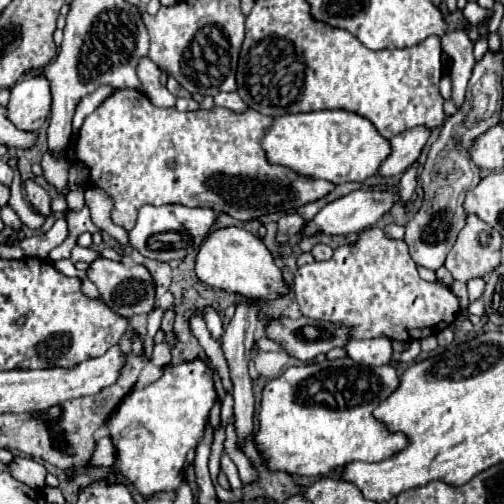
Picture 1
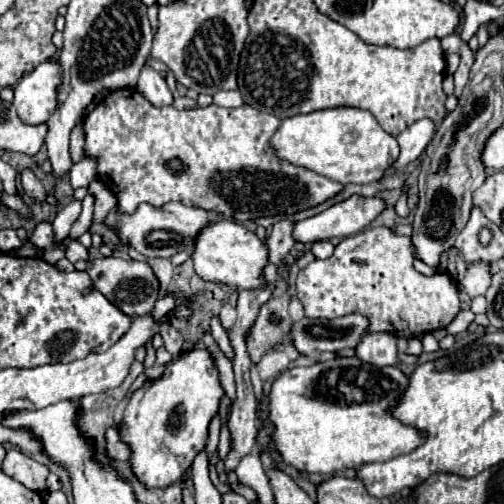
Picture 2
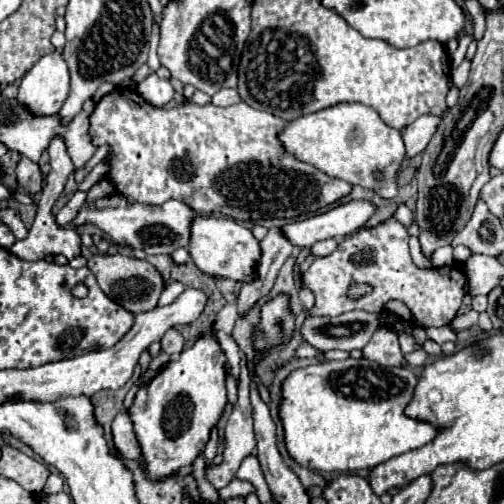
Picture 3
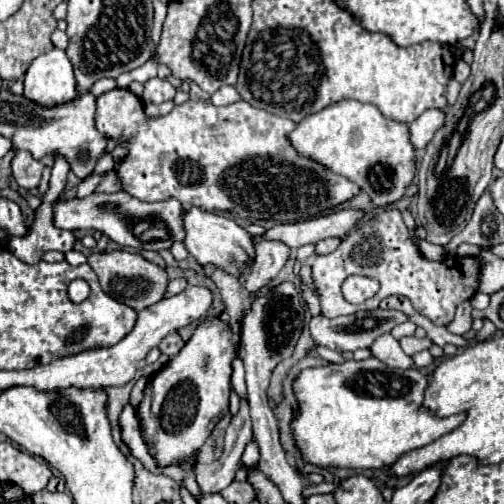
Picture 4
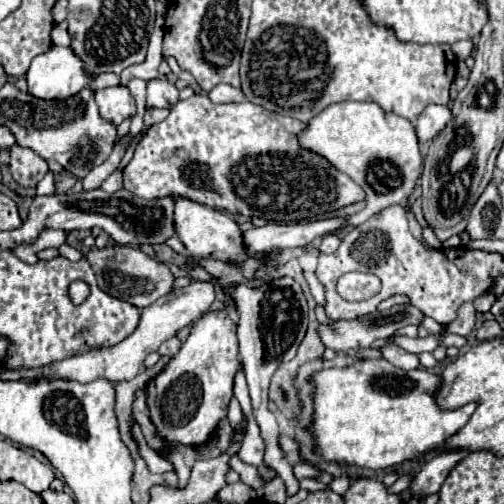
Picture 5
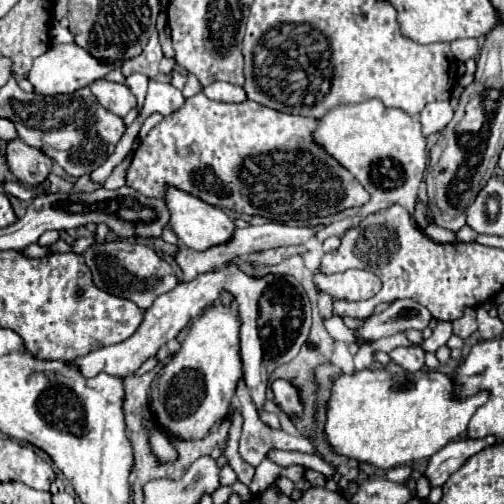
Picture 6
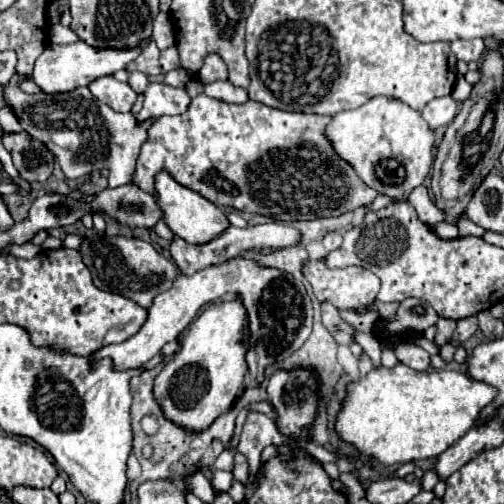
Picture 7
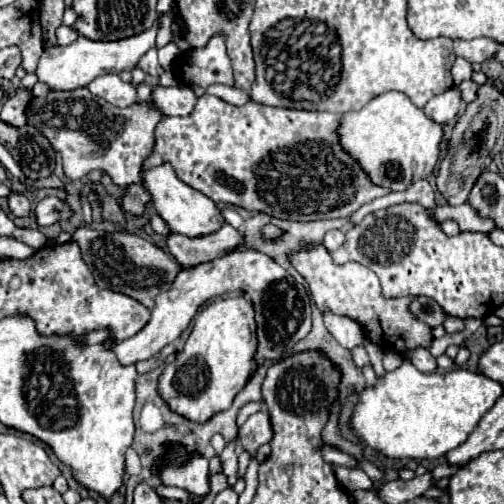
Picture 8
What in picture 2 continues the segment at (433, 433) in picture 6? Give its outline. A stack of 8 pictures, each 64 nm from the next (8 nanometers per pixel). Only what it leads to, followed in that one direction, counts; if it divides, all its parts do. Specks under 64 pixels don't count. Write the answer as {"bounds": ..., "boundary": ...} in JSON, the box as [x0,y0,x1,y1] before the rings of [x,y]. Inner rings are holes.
{"bounds":[270,358,426,474],"boundary":[[[338,358],[316,362],[306,368],[286,370],[272,384],[270,392],[270,420],[276,426],[276,450],[300,472],[316,474],[342,472],[344,468],[360,468],[362,464],[386,462],[400,454],[408,454],[424,444],[426,436],[408,424],[400,424],[400,420],[390,414],[390,408],[394,408],[400,402],[400,396],[404,396],[404,388],[408,388],[408,374],[400,368],[378,368],[374,364],[364,364],[358,358]]]}

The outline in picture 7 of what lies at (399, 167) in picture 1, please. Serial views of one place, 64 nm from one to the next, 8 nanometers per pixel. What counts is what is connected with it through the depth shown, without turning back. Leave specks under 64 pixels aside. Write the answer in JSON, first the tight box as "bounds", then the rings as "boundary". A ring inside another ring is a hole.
{"bounds":[422,94,458,128],"boundary":[[[448,94],[448,96],[442,96],[442,98],[434,98],[432,102],[428,102],[422,110],[422,116],[424,120],[430,124],[430,128],[440,128],[440,126],[446,126],[454,120],[458,112],[458,102]]]}

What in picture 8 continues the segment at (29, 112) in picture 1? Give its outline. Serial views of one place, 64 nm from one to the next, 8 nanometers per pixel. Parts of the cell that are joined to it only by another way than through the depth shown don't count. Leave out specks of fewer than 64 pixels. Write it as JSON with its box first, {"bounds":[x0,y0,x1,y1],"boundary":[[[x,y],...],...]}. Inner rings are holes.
{"bounds":[38,18,160,90],"boundary":[[[156,18],[156,24],[152,28],[146,28],[144,32],[114,40],[114,42],[100,42],[100,40],[88,40],[86,36],[78,36],[76,42],[68,46],[54,46],[46,48],[38,62],[38,78],[40,82],[48,84],[52,90],[76,90],[80,86],[88,86],[94,78],[114,72],[120,74],[122,70],[132,70],[138,66],[138,60],[150,50],[156,48],[156,32],[160,28],[160,18]]]}

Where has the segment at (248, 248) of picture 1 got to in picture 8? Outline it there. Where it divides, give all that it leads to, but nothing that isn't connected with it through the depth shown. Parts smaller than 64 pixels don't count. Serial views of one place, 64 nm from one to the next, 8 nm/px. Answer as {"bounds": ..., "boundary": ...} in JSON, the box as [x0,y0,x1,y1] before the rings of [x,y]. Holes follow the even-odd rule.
{"bounds":[140,164,224,236],"boundary":[[[160,164],[156,168],[142,170],[140,176],[142,176],[144,190],[152,196],[152,206],[156,208],[156,212],[160,214],[160,218],[168,224],[168,228],[172,232],[178,232],[184,236],[202,236],[202,234],[210,234],[210,232],[218,230],[224,224],[224,218],[222,218],[218,206],[202,192],[184,184],[176,176],[176,172],[170,164]]]}

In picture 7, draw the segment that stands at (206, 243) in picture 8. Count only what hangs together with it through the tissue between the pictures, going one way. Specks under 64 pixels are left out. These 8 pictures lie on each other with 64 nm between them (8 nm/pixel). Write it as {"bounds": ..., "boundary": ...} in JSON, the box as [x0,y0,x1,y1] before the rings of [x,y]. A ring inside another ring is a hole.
{"bounds":[170,222,300,274],"boundary":[[[270,222],[270,224],[262,224],[262,226],[252,226],[252,228],[226,228],[220,236],[216,236],[216,240],[210,240],[208,244],[188,244],[186,240],[180,240],[178,236],[170,242],[170,254],[174,258],[174,262],[178,264],[178,268],[184,274],[194,274],[196,270],[208,268],[212,264],[220,264],[224,260],[230,260],[234,256],[240,256],[242,252],[250,250],[250,248],[284,248],[294,244],[300,238],[300,232],[294,228],[284,226],[282,222]]]}

